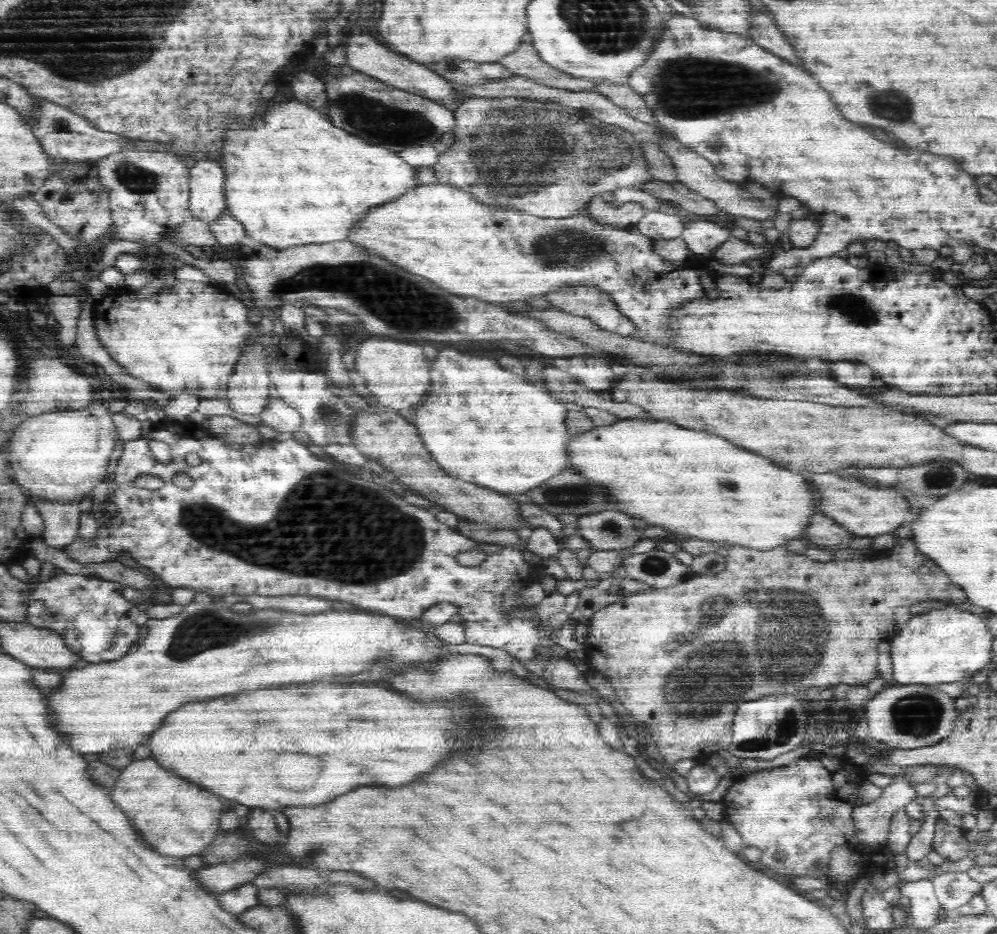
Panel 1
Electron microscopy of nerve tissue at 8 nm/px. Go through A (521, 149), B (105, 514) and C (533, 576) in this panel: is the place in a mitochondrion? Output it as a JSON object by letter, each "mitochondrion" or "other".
{"A":"mitochondrion","B":"other","C":"other"}

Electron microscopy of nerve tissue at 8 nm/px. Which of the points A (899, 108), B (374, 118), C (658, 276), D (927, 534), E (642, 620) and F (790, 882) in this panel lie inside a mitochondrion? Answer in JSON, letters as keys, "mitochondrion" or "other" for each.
{"A":"mitochondrion","B":"mitochondrion","C":"other","D":"other","E":"other","F":"other"}

